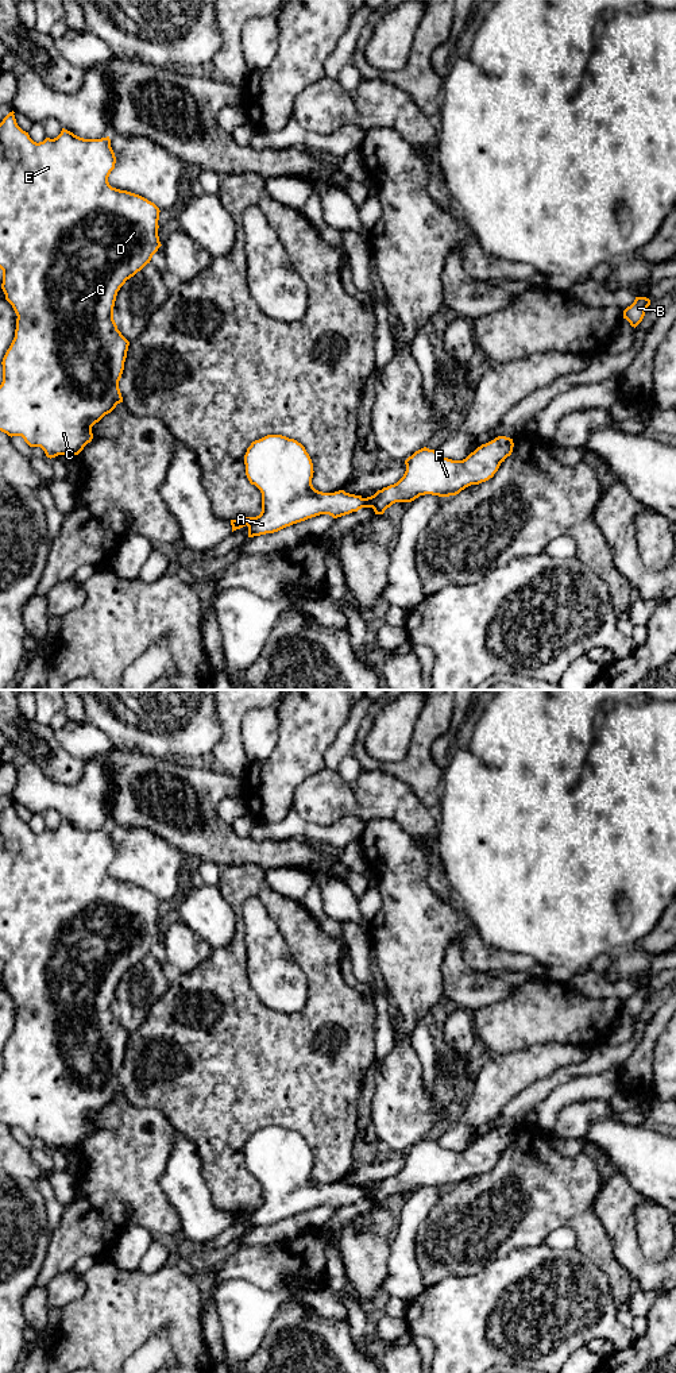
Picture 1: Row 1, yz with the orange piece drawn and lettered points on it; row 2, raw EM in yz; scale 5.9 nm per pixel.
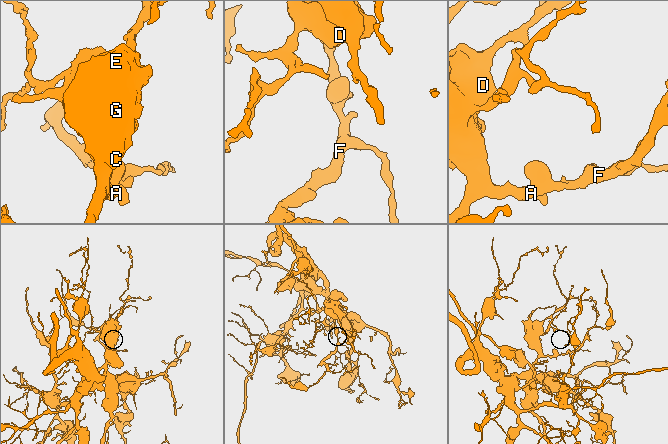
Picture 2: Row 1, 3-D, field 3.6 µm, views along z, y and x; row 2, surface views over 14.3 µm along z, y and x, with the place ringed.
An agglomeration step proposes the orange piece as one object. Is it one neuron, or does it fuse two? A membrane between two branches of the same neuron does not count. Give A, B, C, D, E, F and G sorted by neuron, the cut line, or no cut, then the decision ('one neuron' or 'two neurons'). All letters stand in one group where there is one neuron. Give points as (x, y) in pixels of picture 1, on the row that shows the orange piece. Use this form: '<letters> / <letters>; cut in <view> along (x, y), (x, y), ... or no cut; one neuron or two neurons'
A B C D E F G; no cut; one neuron

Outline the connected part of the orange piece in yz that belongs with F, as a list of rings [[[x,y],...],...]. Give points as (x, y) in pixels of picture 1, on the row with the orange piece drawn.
[[[267,435],[251,443],[244,455],[246,475],[251,485],[262,493],[262,512],[256,517],[231,520],[232,532],[248,527],[248,537],[278,532],[308,518],[329,514],[333,518],[358,512],[362,508],[372,508],[375,514],[383,514],[395,502],[412,502],[420,495],[439,497],[456,495],[471,485],[488,481],[499,466],[513,452],[513,439],[498,436],[482,444],[463,460],[452,460],[426,447],[416,451],[405,460],[406,471],[394,485],[378,490],[374,495],[363,498],[339,490],[322,493],[313,487],[313,463],[305,447],[294,439],[282,435]]]

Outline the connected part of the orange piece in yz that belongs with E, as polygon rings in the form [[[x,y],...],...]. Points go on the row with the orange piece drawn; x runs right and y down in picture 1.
[[[9,112],[0,123],[0,269],[3,270],[1,289],[5,300],[12,305],[18,319],[15,338],[3,358],[3,382],[0,385],[0,431],[8,436],[22,436],[30,447],[40,447],[47,458],[58,455],[78,455],[92,441],[92,427],[117,404],[123,402],[119,381],[124,370],[124,362],[130,342],[117,329],[113,320],[113,306],[117,292],[127,279],[150,263],[152,255],[162,246],[158,236],[159,208],[147,198],[112,188],[108,182],[115,169],[116,157],[111,147],[109,136],[101,139],[84,139],[62,128],[54,138],[34,142],[28,132],[23,131]]]

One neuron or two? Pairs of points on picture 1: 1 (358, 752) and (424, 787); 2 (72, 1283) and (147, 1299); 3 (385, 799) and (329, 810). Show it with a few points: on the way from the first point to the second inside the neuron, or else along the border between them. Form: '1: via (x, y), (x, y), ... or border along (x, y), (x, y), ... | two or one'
1: via (374, 764), (408, 771) | one
2: border along (84, 1276), (84, 1294), (62, 1308) | two
3: via (371, 799), (343, 799) | one

